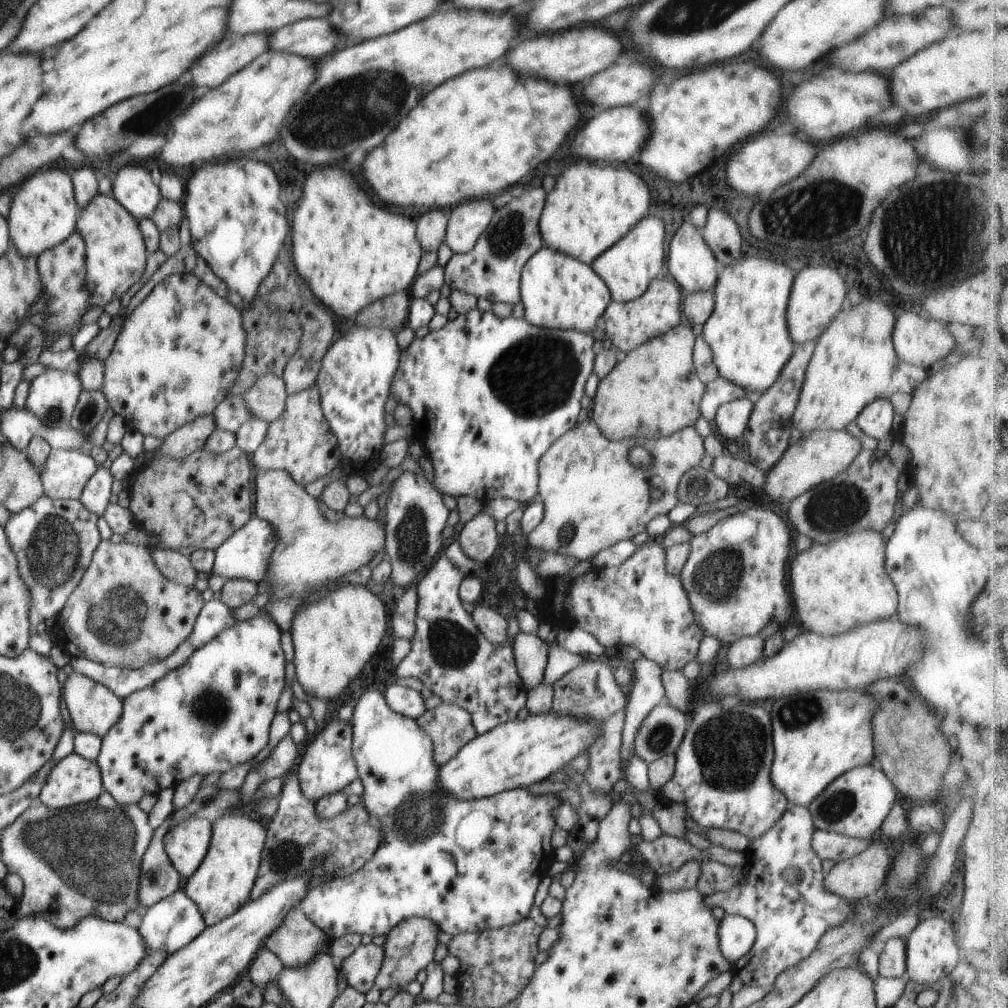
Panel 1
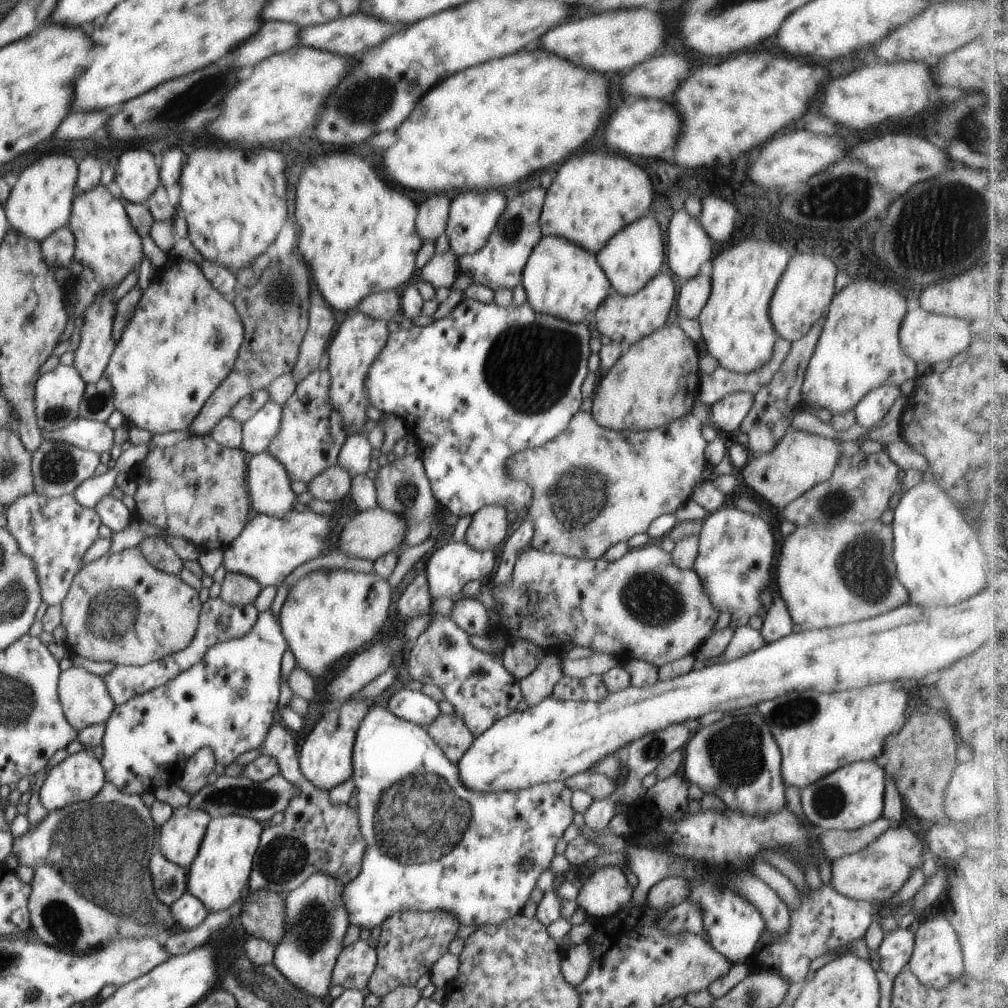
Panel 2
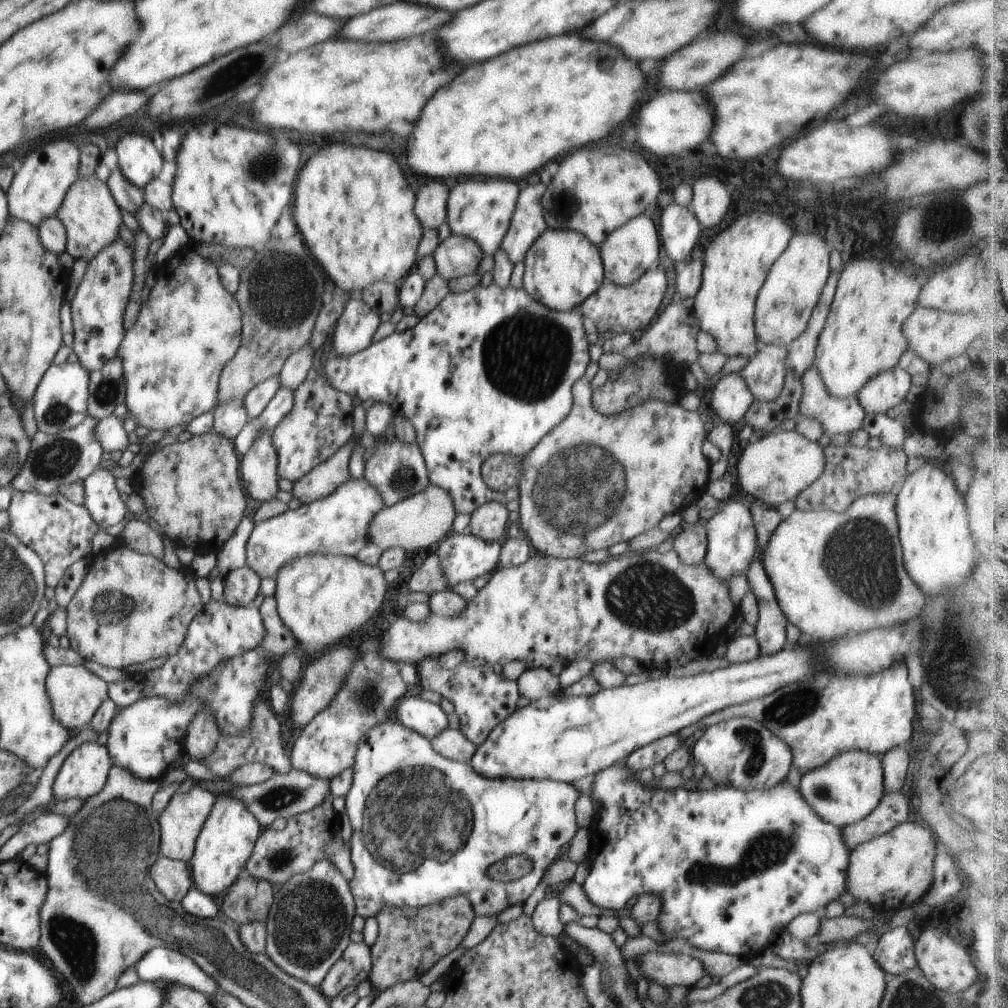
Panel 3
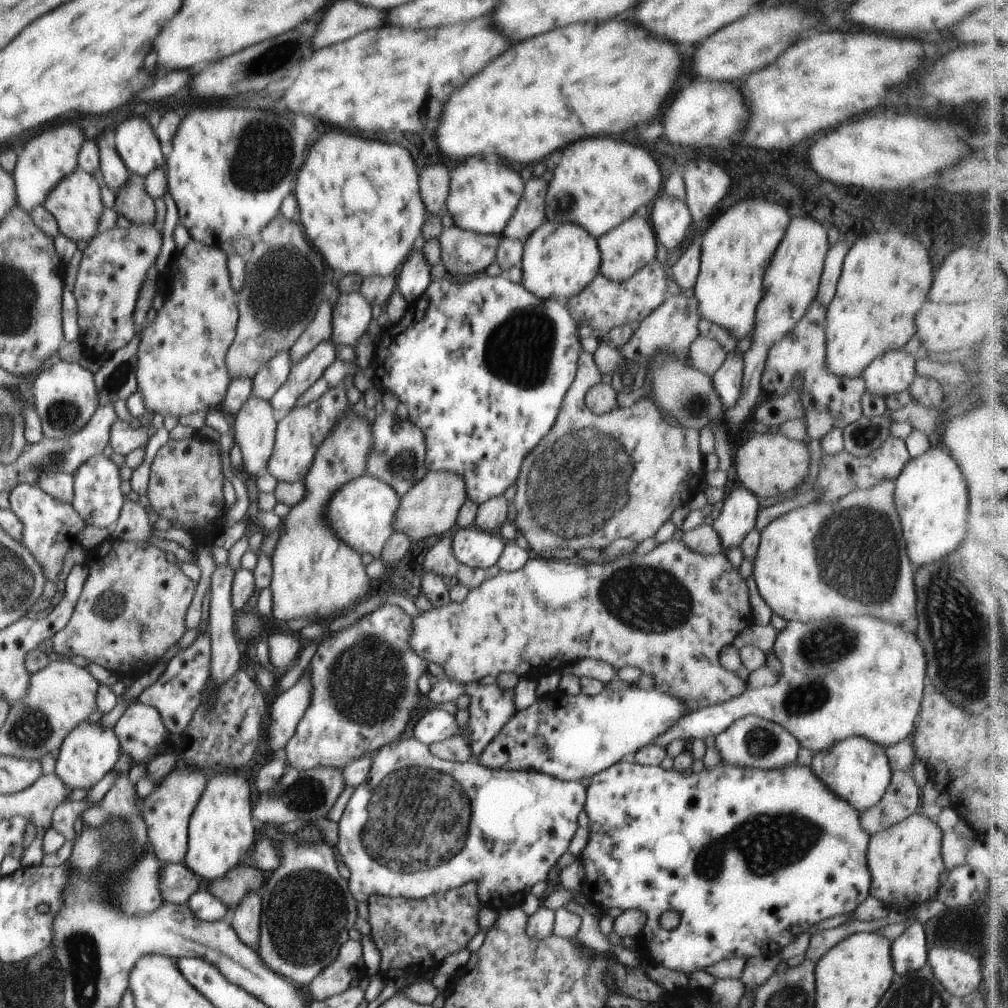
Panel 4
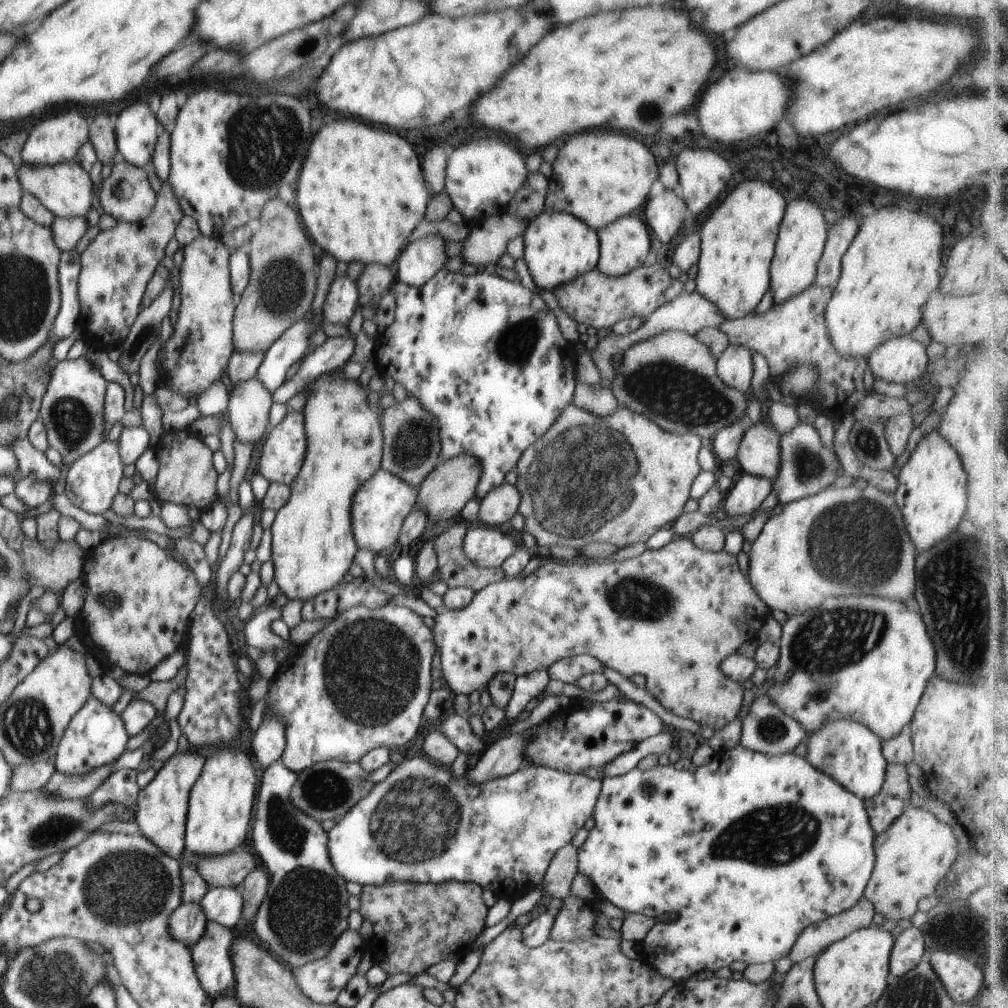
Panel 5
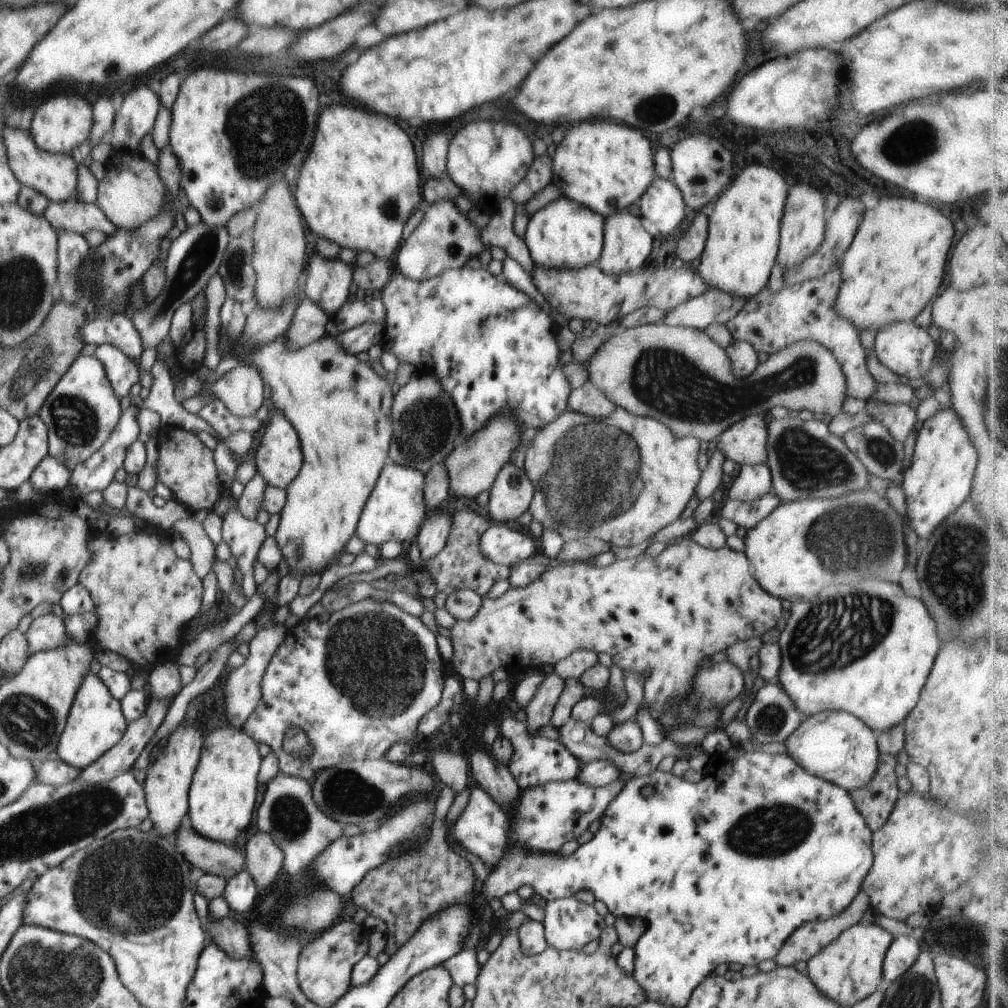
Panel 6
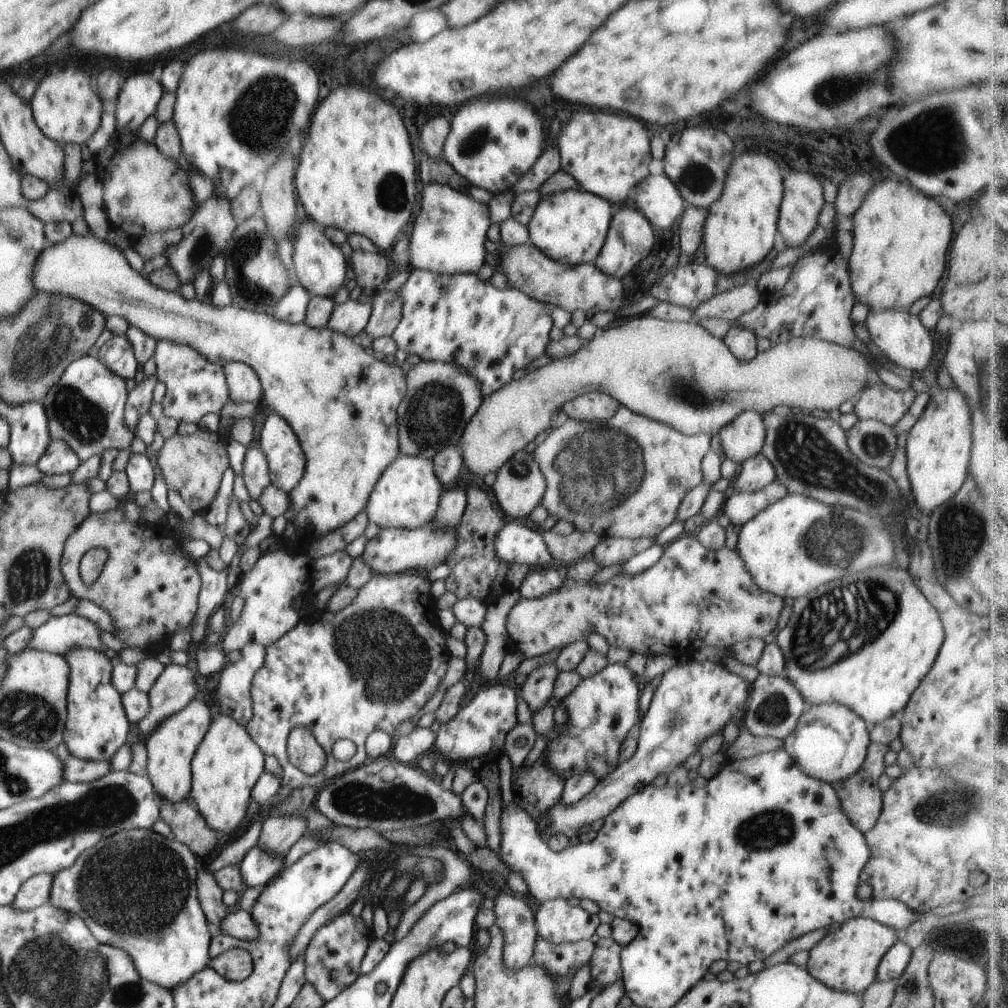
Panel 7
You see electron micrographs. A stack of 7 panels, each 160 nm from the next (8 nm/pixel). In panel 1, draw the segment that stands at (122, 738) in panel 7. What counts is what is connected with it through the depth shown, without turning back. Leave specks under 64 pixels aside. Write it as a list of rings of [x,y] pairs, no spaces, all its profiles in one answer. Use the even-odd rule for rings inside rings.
[[[73,752],[51,768],[38,802],[51,809],[71,807],[96,800],[102,791],[101,770],[97,761]]]

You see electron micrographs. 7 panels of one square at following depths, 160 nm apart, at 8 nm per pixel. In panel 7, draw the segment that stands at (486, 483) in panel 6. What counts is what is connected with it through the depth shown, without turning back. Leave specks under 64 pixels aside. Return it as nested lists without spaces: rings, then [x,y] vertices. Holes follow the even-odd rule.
[[[643,313],[641,316],[633,316],[633,319],[630,319],[627,324],[615,328],[608,328],[608,330],[598,330],[596,336],[593,336],[591,340],[585,341],[582,348],[577,350],[573,355],[559,358],[558,360],[551,360],[550,363],[534,371],[524,372],[516,376],[516,378],[513,378],[510,382],[507,382],[503,387],[500,387],[495,393],[491,393],[485,397],[482,404],[478,407],[478,410],[474,413],[474,416],[468,421],[466,428],[463,430],[458,448],[463,456],[464,464],[468,466],[466,468],[474,474],[484,477],[488,472],[497,472],[505,462],[508,462],[516,453],[526,448],[540,432],[552,428],[552,418],[554,418],[556,412],[563,408],[564,404],[576,398],[578,395],[588,394],[594,391],[609,394],[612,398],[620,402],[622,406],[629,408],[632,412],[667,424],[682,434],[690,436],[696,433],[710,433],[714,435],[718,433],[723,426],[732,422],[733,418],[736,418],[741,412],[747,410],[764,415],[772,411],[773,408],[776,408],[779,404],[784,404],[784,406],[788,406],[788,408],[791,408],[793,411],[800,410],[801,412],[808,413],[812,410],[824,410],[824,412],[829,412],[830,410],[838,409],[843,402],[847,400],[853,401],[874,377],[875,372],[871,365],[871,358],[868,355],[861,354],[860,351],[854,349],[854,347],[842,346],[818,338],[805,336],[793,337],[788,340],[788,342],[772,344],[769,350],[758,353],[748,362],[740,362],[730,352],[730,349],[722,339],[712,336],[712,334],[710,334],[699,322],[663,321]]]

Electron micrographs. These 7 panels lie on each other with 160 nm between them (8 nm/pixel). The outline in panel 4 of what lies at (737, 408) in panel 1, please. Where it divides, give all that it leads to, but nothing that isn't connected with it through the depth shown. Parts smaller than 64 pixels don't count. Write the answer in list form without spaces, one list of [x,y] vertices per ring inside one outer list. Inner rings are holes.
[[[735,350],[729,352],[724,364],[720,366],[711,378],[726,411],[737,401],[741,393],[743,354]]]

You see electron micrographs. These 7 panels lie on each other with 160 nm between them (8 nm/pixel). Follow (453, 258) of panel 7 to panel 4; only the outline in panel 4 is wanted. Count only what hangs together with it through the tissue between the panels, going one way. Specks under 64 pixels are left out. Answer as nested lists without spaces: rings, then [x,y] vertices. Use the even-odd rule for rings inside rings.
[[[422,251],[409,254],[409,257],[396,273],[396,288],[407,300],[408,304],[420,298],[421,294],[430,286],[430,271],[432,265],[428,263]]]

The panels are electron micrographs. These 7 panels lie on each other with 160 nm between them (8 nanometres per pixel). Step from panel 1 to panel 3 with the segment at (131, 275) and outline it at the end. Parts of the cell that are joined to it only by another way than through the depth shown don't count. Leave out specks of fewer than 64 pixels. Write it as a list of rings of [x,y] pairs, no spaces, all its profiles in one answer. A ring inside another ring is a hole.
[[[95,175],[78,177],[65,194],[63,203],[55,214],[65,226],[68,252],[74,259],[84,258],[89,261],[105,246],[120,239],[118,229],[123,223],[120,207],[116,204],[108,185]]]

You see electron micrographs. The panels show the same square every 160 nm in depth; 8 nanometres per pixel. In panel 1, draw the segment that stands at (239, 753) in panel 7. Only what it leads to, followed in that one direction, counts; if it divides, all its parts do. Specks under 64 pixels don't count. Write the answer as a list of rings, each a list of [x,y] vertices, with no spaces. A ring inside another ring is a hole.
[[[226,815],[212,822],[208,852],[196,872],[183,880],[182,887],[203,914],[207,927],[228,918],[248,902],[266,837],[267,830],[252,815]]]

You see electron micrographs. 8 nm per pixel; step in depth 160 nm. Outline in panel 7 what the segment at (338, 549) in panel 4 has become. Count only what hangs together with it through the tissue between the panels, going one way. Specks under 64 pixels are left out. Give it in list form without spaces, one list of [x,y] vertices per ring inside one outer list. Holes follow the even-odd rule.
[[[73,233],[72,235],[68,235],[68,238],[62,242],[51,245],[48,244],[36,259],[31,279],[36,292],[44,291],[47,293],[60,293],[81,300],[82,302],[87,302],[93,309],[99,310],[107,317],[118,315],[125,318],[130,325],[139,328],[142,332],[145,332],[148,336],[154,337],[157,341],[170,341],[181,345],[191,346],[196,352],[205,356],[206,360],[212,362],[212,364],[217,364],[221,367],[231,362],[241,362],[250,365],[256,371],[256,374],[260,379],[266,405],[268,405],[272,412],[278,413],[292,427],[306,457],[304,476],[289,494],[292,498],[292,502],[294,502],[294,506],[283,514],[288,521],[292,521],[297,526],[297,529],[299,530],[299,538],[304,533],[317,537],[321,534],[326,534],[331,530],[336,530],[336,528],[340,528],[342,525],[346,524],[346,522],[352,520],[356,514],[365,510],[370,493],[376,482],[379,481],[380,475],[400,454],[399,418],[397,410],[400,401],[403,400],[407,393],[407,377],[404,375],[404,372],[402,372],[402,367],[398,366],[393,357],[388,359],[378,357],[373,352],[362,347],[358,340],[353,337],[349,337],[344,333],[334,332],[334,330],[329,329],[327,326],[314,328],[306,323],[293,325],[276,318],[270,313],[249,311],[234,304],[225,307],[217,307],[209,300],[201,301],[196,298],[191,300],[184,299],[179,291],[169,291],[152,284],[144,274],[135,271],[128,265],[120,248],[116,248],[114,245],[110,244],[110,242],[101,241],[90,234],[76,235]]]

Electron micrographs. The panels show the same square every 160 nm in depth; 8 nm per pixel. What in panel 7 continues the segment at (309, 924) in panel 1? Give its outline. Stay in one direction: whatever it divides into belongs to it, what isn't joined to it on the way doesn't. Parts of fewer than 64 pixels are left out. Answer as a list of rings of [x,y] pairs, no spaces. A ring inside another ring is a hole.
[[[161,798],[159,815],[162,816],[162,820],[169,823],[172,836],[200,858],[214,848],[217,842],[216,834],[188,799],[171,803]]]

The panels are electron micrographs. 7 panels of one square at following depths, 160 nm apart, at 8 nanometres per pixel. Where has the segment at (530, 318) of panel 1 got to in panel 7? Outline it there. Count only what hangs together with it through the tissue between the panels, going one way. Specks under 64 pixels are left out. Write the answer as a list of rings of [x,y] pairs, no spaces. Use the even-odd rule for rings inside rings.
[[[586,190],[542,195],[527,224],[529,240],[544,254],[564,264],[592,263],[601,252],[612,217],[610,201]]]

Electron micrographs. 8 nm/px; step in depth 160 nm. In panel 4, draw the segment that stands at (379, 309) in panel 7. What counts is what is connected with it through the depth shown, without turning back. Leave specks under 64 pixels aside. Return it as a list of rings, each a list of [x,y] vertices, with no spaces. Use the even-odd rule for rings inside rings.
[[[333,342],[320,343],[313,351],[291,366],[286,382],[272,396],[270,402],[278,416],[292,410],[298,397],[305,393],[324,371],[337,359]]]

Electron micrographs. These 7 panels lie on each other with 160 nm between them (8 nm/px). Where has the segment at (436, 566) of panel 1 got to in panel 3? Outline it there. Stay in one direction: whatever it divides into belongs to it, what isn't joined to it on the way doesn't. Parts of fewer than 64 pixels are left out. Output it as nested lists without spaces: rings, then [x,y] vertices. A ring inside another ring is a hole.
[[[467,530],[463,534],[452,532],[441,543],[436,554],[439,556],[441,569],[447,578],[448,588],[459,582],[474,581],[478,576],[487,572],[491,573],[498,568],[501,551],[501,545],[498,541],[478,538]],[[432,657],[424,659],[416,667],[420,686],[438,692],[454,704],[460,718],[459,729],[476,746],[480,746],[496,726],[519,708],[521,694],[517,681],[495,674],[493,668],[470,666],[462,661],[452,670],[445,670],[438,665],[438,659]]]

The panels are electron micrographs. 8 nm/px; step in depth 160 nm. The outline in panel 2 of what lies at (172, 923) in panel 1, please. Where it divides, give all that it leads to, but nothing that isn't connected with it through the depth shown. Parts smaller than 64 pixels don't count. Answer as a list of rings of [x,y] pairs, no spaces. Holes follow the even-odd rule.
[[[186,891],[171,904],[170,913],[172,913],[173,920],[182,927],[182,931],[191,931],[200,926],[210,912],[199,898]]]

